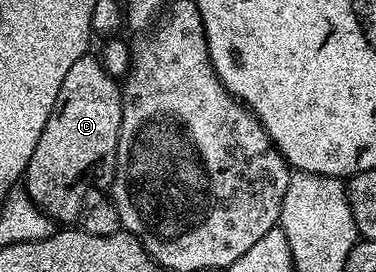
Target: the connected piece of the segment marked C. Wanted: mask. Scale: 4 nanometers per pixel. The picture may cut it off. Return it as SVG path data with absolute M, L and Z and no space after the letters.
M85 54L82 58L78 58L78 62L70 66L66 78L62 78L58 102L54 102L54 110L50 118L46 118L42 138L38 138L38 146L34 146L34 154L22 177L23 191L53 222L68 226L79 221L89 199L88 191L96 187L107 189L112 179L116 177L116 155L118 138L122 130L123 105L121 85L117 77L111 76L105 70L99 55Z

